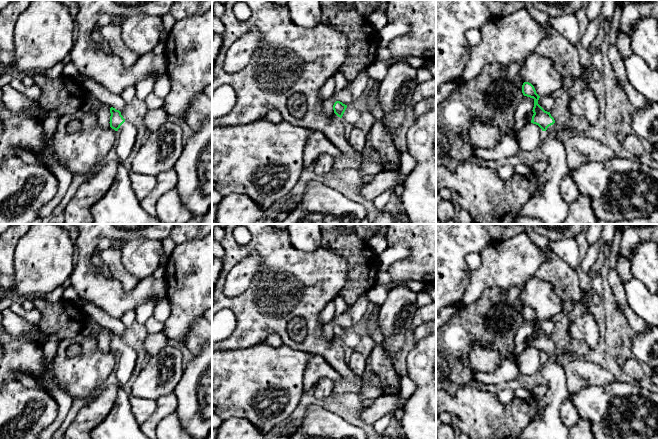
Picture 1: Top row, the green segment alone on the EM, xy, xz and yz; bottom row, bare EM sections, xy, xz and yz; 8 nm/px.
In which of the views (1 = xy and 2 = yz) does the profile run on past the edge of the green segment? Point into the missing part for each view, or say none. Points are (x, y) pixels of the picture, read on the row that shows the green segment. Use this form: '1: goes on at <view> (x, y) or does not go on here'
1: goes on at xy (120, 205)
2: goes on at yz (547, 205)

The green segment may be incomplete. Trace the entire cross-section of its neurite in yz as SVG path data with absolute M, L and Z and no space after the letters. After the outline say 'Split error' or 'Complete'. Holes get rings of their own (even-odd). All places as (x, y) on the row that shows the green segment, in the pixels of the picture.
M524 82L522 93L534 99L531 123L538 125L543 131L540 150L548 159L548 167L541 174L537 174L538 191L521 208L519 215L535 217L543 224L562 224L570 208L570 204L564 200L560 192L561 181L570 171L566 149L560 140L554 118L538 104L540 96L534 86Z. Split error

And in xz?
M336 101L333 110L338 117L352 125L359 120L359 111L352 105L347 106L340 101Z. Split error

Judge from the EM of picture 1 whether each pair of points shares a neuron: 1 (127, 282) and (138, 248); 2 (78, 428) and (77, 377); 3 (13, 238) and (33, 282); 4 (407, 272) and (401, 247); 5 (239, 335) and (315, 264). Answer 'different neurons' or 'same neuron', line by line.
1: different neurons
2: different neurons
3: different neurons
4: different neurons
5: same neuron

